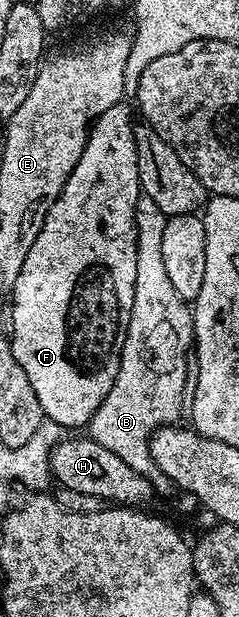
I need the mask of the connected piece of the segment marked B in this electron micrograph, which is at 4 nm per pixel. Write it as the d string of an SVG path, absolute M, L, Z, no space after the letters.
M138 198L135 212L135 300L121 349L119 374L115 376L115 384L111 384L111 392L107 392L107 400L99 404L95 416L87 424L88 437L103 444L103 448L111 448L115 456L127 460L135 472L150 480L156 479L159 471L153 462L149 441L153 439L153 431L182 421L187 383L191 378L191 351L194 349L190 303L176 295L163 265L166 217L149 198Z

